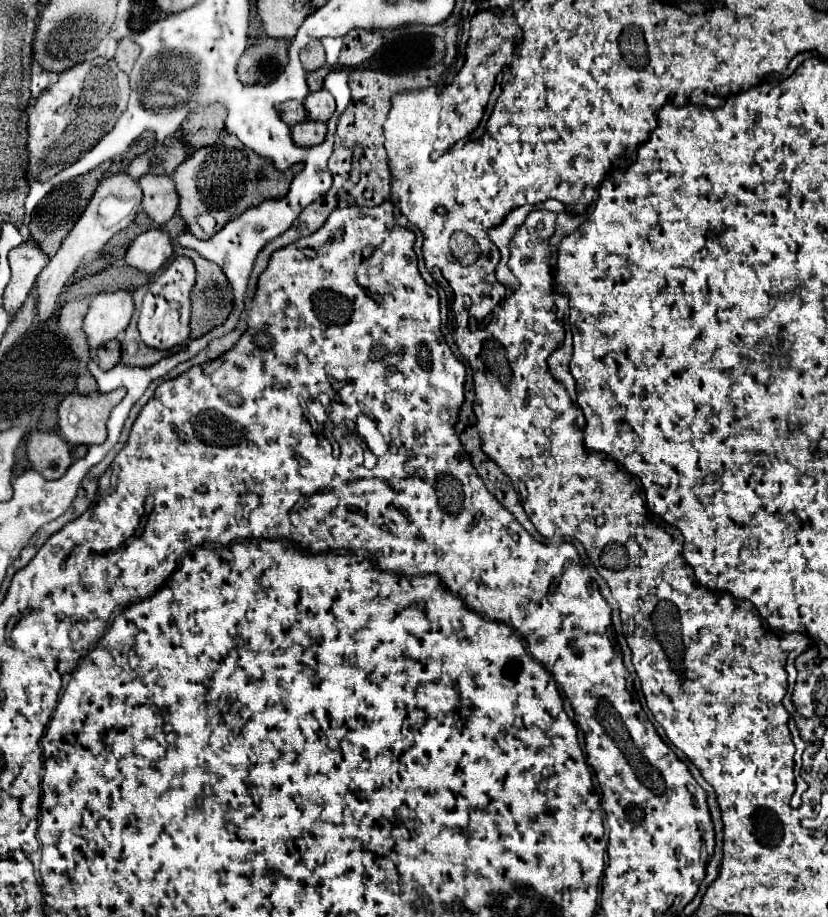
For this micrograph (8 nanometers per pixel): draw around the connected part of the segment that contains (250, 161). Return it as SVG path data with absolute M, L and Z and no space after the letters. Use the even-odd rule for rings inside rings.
M222 136L220 144L196 150L188 160L184 160L172 174L180 204L178 214L186 224L186 230L196 238L214 236L226 222L240 216L252 206L264 200L284 198L288 194L292 178L302 170L302 166L292 166L288 172L276 172L266 158L256 156L250 148L240 144L236 136Z

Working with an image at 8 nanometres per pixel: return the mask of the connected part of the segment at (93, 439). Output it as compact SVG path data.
M124 388L108 394L70 394L58 406L60 436L72 446L92 446L106 440L106 420L110 410L124 398Z

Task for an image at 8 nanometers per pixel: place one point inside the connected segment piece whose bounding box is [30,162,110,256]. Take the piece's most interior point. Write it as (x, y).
(54, 217)

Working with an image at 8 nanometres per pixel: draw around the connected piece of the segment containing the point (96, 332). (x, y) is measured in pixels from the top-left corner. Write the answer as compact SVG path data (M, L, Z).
M104 292L92 298L88 314L84 318L84 334L88 340L90 352L102 344L114 340L124 328L134 312L134 302L128 292Z

